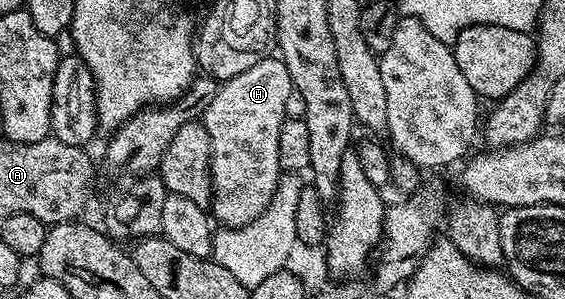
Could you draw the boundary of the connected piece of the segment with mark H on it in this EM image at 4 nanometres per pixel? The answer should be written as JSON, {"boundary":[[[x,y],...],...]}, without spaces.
{"boundary":[[[268,57],[257,61],[257,65],[252,65],[249,69],[245,69],[245,73],[237,73],[237,77],[220,82],[219,92],[216,93],[213,97],[213,101],[209,101],[209,105],[203,110],[201,122],[203,128],[209,133],[209,145],[211,146],[211,205],[209,211],[216,224],[222,225],[224,228],[249,225],[249,223],[257,218],[258,215],[266,209],[266,206],[269,205],[270,199],[273,197],[274,191],[277,189],[281,178],[281,168],[279,158],[277,157],[277,136],[281,133],[283,120],[287,118],[285,101],[288,100],[291,89],[289,69],[283,63],[282,58]]]}

